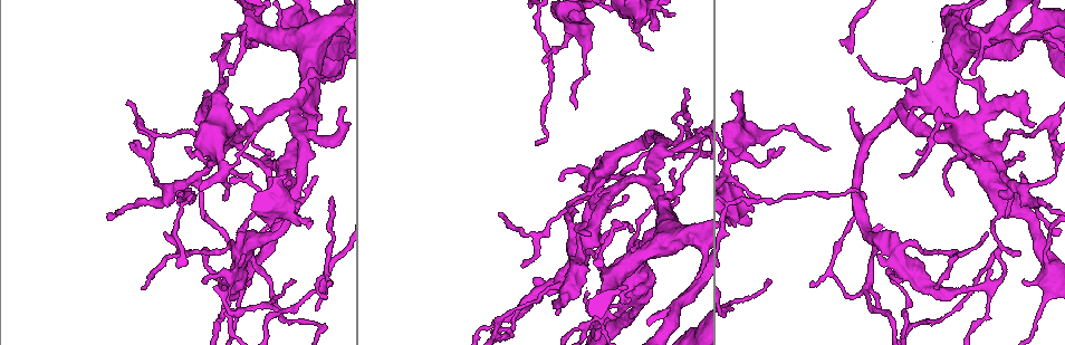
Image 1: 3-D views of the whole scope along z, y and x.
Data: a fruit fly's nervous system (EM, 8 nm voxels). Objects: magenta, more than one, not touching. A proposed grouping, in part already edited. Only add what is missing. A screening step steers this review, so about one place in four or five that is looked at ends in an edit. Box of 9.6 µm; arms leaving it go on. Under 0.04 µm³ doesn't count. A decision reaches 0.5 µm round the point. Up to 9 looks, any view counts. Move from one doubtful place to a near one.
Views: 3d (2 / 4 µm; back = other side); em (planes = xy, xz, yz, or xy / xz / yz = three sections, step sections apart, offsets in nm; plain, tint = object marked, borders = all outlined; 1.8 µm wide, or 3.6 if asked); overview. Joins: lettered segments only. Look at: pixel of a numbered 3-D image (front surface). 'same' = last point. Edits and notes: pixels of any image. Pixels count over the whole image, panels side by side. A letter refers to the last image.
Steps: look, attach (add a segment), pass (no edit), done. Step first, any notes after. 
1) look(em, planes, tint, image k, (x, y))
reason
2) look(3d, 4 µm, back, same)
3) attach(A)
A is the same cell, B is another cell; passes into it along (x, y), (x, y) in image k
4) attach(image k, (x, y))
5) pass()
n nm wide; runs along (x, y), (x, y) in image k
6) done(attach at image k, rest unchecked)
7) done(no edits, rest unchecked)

look(em, planes, borders, image 1, (825, 151))
end of a long branch

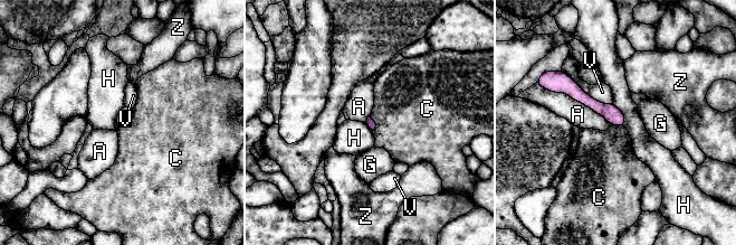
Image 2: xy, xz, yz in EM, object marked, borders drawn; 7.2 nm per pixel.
pass()
A, C, G, H, V and Z are other cells; border along (133, 109), (133, 118), (118, 126) in image 2; none of them fits

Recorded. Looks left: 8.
look(3d, 2 µm, image 1, (239, 268))
narrows sharply

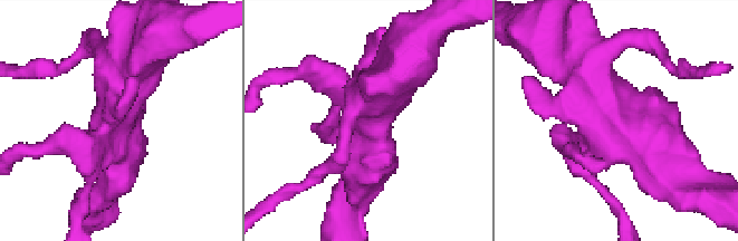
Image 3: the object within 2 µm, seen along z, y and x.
look(em, yz, step 16, tint, image 3, (363, 117))

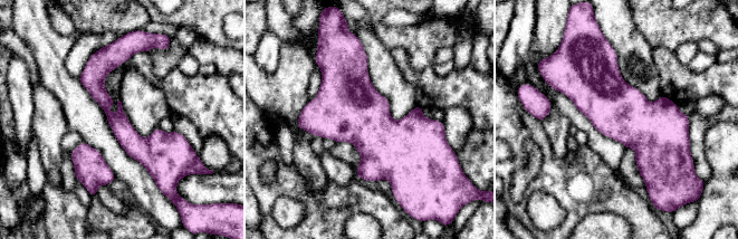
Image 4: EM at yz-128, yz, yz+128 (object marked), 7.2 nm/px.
look(em, planes, borders, same)

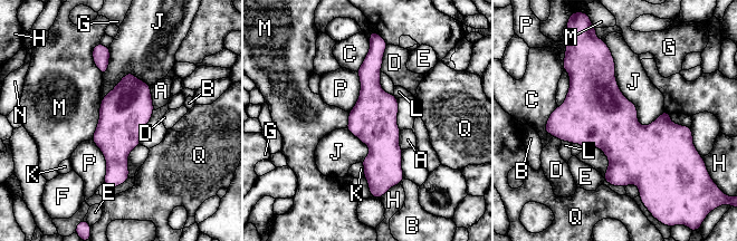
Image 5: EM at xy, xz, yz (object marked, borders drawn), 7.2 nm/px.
pass()
A, B, C, D, E, F, G, H, J, K, L, M, N, P and Q are other cells; border along (608, 47), (619, 89), (650, 124) in image 5; no lettered segment goes on from it

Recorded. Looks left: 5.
look(em, planes, borders, image 1, (632, 30))
thick end

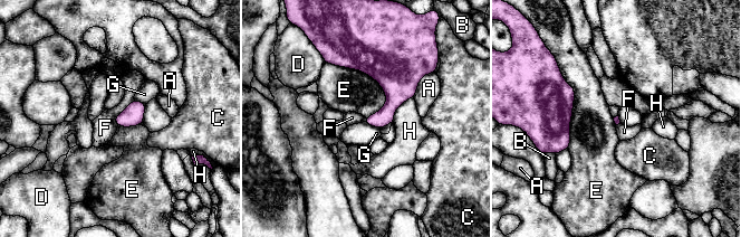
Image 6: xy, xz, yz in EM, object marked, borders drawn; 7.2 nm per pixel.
pass()
A, B, C, D, E, F, G and H are other cells; border along (134, 100), (115, 117), (116, 125) in image 6; no lettered segment goes on from it

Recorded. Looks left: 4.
look(em, planes, plain, image 1, (993, 271))
free end

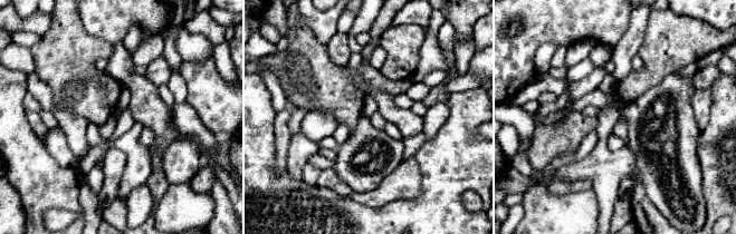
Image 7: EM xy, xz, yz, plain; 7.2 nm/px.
look(em, planes, borders, same)

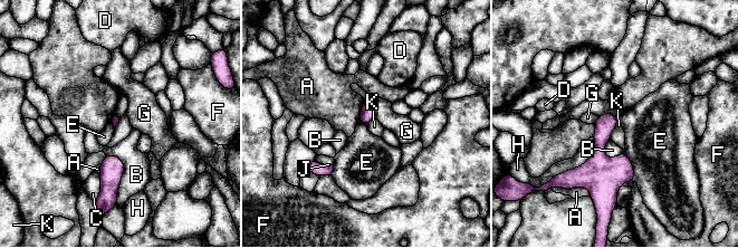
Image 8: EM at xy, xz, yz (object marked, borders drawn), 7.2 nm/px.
pass()
A, B, C, D, E, F, G, H, J and K are other cells; border along (619, 123), (610, 139) in image 8; none of them fits

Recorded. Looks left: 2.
done(no edits, rest unchecked)

